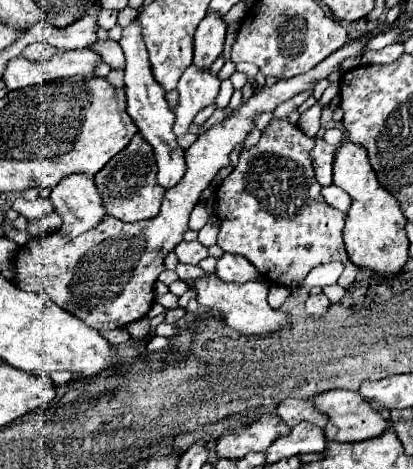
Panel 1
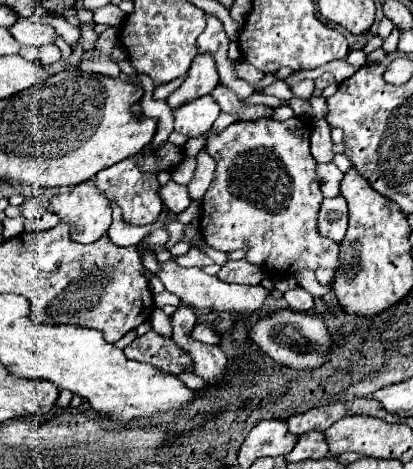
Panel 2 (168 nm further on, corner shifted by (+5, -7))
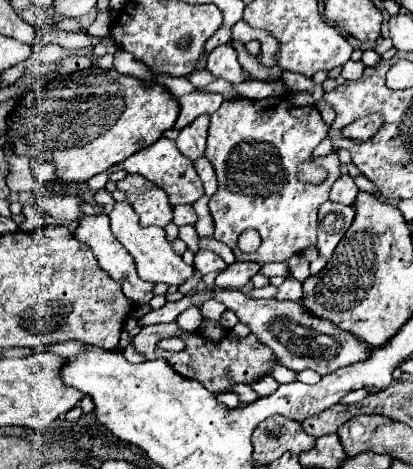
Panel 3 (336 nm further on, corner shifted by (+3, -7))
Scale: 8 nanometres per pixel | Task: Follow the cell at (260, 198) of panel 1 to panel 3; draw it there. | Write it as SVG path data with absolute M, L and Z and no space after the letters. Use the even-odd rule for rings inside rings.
M287 94L277 98L265 98L265 100L231 98L225 100L221 108L211 116L205 158L215 168L219 190L209 200L209 208L215 220L215 240L225 242L235 252L237 260L247 260L257 264L285 262L291 256L299 254L303 248L317 242L317 212L319 206L325 200L329 200L329 188L333 186L333 180L341 176L339 172L341 162L337 158L337 152L315 158L315 162L329 172L327 182L321 186L299 184L295 172L301 162L313 156L313 150L327 138L327 132L329 128L321 120L321 112L315 106L293 106ZM247 228L255 228L261 234L261 246L257 252L251 254L245 254L237 248L237 236Z

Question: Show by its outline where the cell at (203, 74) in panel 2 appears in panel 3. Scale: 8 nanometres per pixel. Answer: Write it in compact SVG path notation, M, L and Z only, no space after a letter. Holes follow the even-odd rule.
M193 92L193 94L187 94L187 96L181 96L177 98L179 104L181 104L181 112L179 112L179 118L175 122L175 128L177 130L183 130L187 124L191 124L197 116L203 116L203 114L213 114L217 112L217 108L223 104L223 96L221 94L207 94L207 92Z

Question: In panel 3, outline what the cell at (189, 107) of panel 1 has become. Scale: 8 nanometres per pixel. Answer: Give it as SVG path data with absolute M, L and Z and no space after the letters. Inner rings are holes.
M199 116L189 126L185 126L177 138L177 150L191 162L199 160L205 154L207 128L209 128L209 116Z

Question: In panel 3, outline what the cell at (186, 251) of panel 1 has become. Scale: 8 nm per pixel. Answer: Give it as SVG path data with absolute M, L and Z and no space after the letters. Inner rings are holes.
M199 250L195 254L195 260L193 260L193 266L197 272L201 272L203 276L209 274L209 272L223 272L227 268L227 264L217 256L213 254L211 250Z

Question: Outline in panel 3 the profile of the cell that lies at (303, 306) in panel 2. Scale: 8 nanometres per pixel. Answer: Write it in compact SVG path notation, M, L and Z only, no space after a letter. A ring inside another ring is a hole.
M287 276L285 282L277 288L277 294L275 294L277 300L293 300L293 302L299 302L301 296L303 296L301 282L295 280L293 276Z

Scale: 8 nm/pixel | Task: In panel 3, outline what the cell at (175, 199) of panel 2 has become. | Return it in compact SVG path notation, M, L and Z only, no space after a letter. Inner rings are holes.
M175 206L175 218L173 218L175 226L195 226L197 222L197 214L193 210L193 206Z

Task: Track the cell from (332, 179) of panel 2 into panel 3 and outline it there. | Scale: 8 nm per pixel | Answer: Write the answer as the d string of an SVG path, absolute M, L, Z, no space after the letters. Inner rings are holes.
M341 176L333 188L331 188L331 202L339 202L339 204L345 204L345 206L353 206L355 204L355 198L359 194L359 188L357 184L353 182L351 176Z

